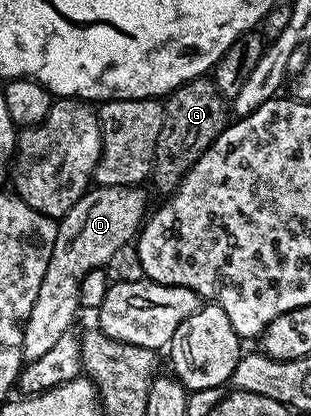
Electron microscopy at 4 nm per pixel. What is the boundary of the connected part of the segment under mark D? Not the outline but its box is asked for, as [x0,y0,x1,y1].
[22,185,147,362]

